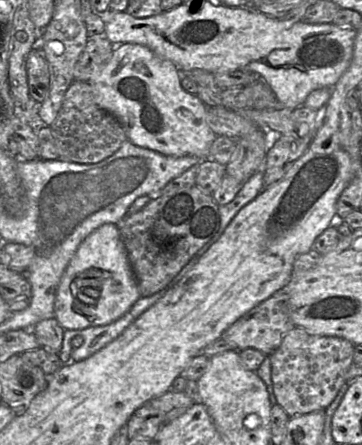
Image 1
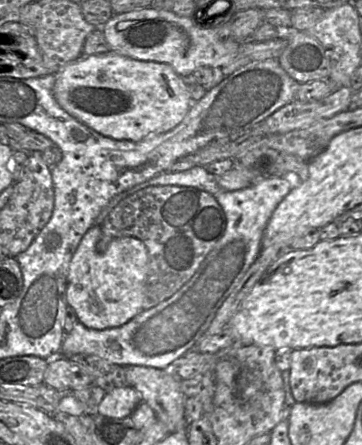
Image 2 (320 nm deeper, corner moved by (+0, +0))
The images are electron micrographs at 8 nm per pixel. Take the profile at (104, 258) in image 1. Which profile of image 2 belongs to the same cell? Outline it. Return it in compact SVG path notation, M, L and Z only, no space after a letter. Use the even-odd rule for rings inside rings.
M93 225L83 236L70 262L66 298L87 328L103 330L119 327L144 311L148 251L135 237L113 238L105 252L98 252L97 243L102 239L101 225Z

